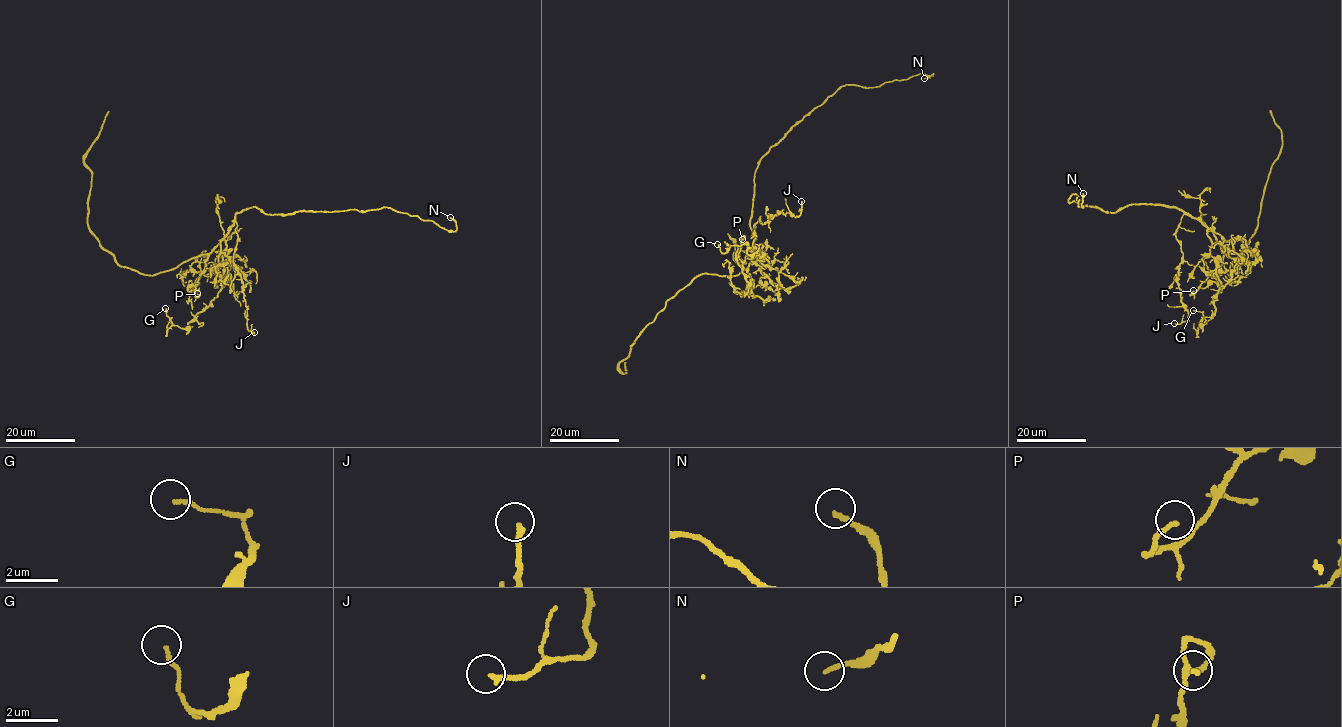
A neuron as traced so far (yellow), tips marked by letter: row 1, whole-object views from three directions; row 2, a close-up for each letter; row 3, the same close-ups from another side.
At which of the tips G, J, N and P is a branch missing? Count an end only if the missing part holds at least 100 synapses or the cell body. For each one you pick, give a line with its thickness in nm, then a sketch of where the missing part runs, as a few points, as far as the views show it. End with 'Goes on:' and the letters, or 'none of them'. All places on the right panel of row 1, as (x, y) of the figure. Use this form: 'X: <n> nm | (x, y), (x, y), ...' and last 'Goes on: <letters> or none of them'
Goes on: none of them

